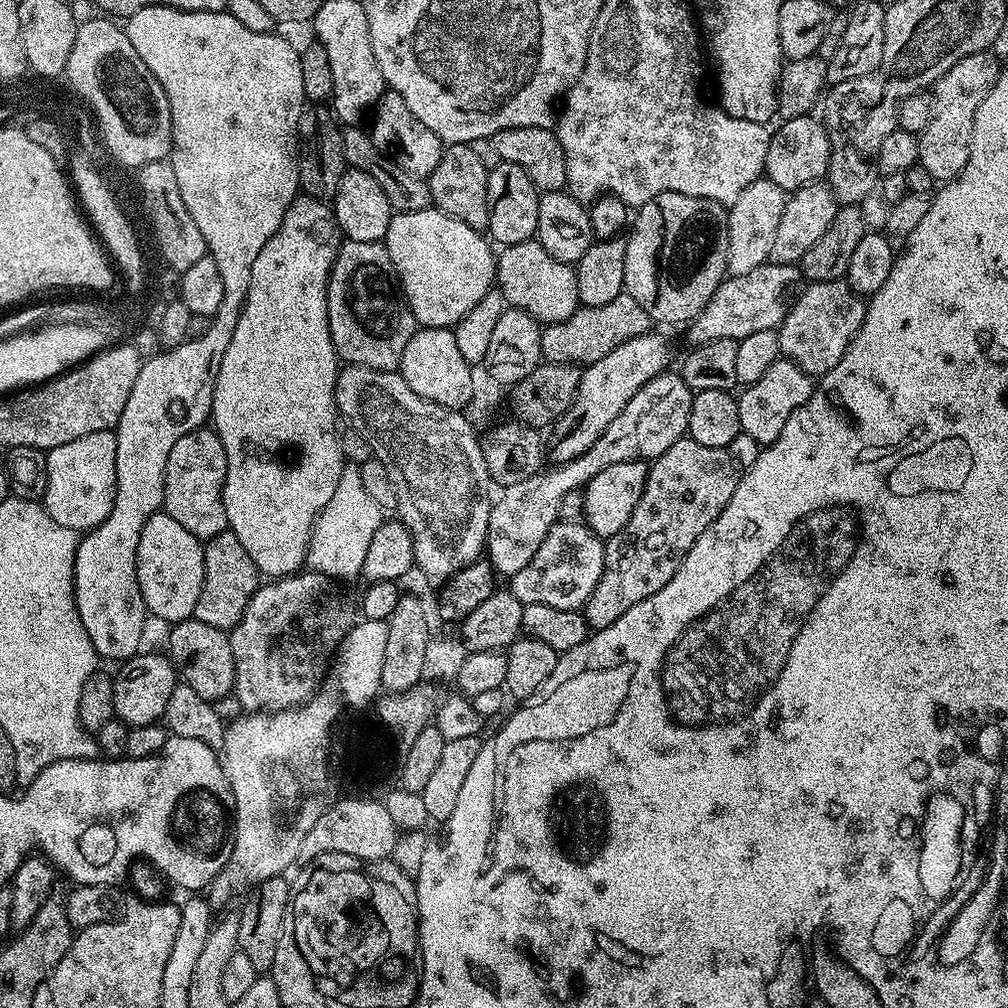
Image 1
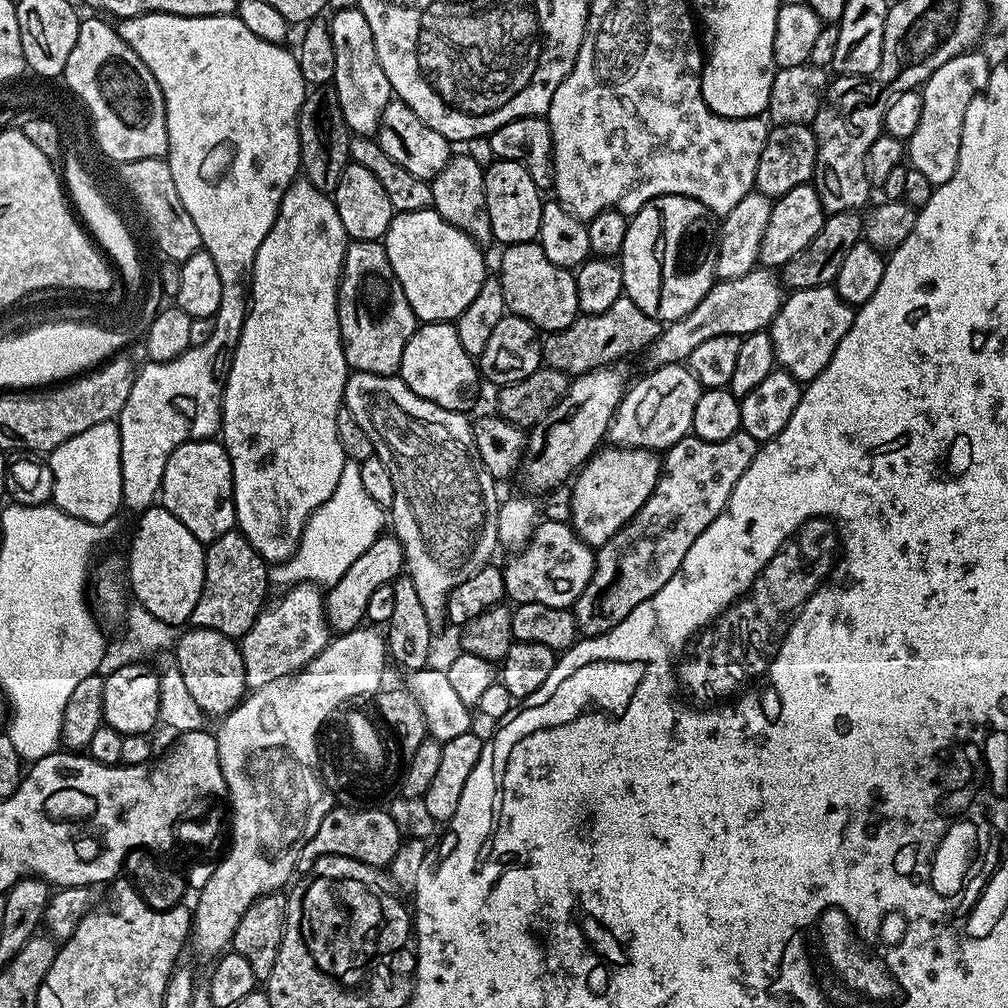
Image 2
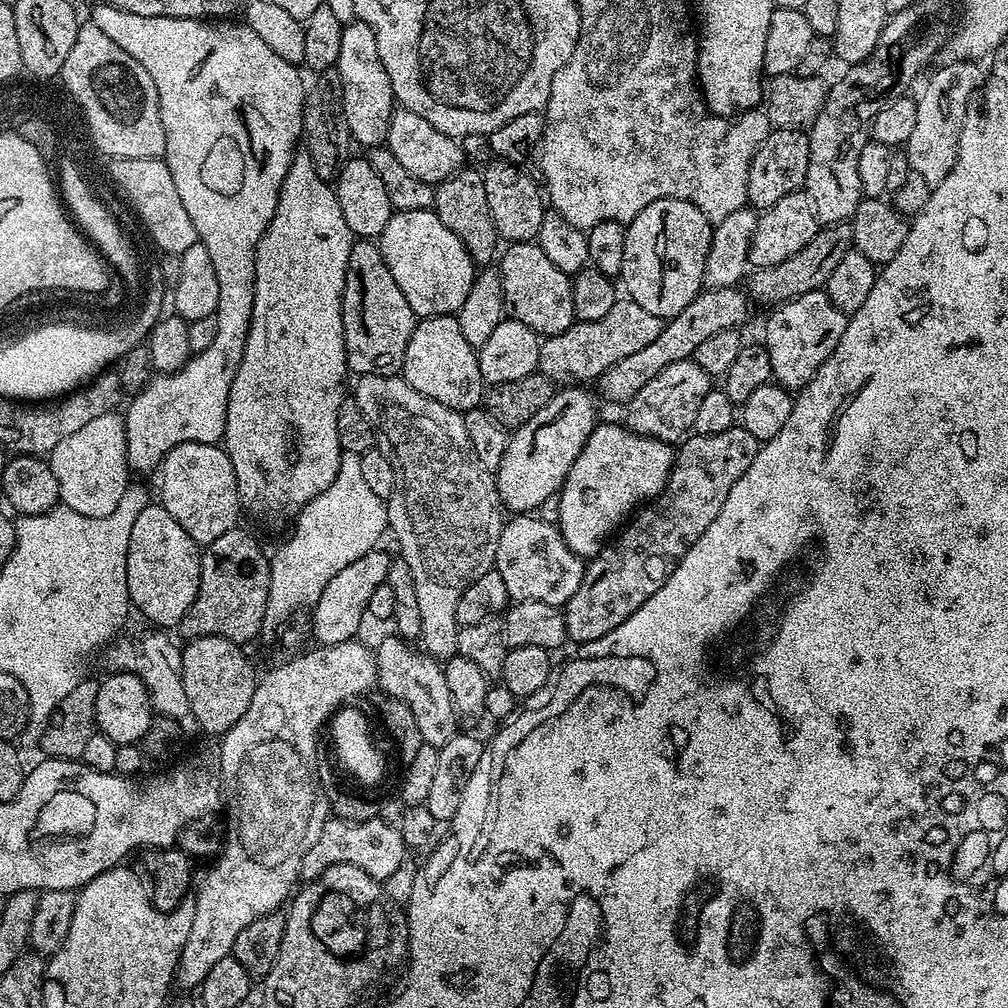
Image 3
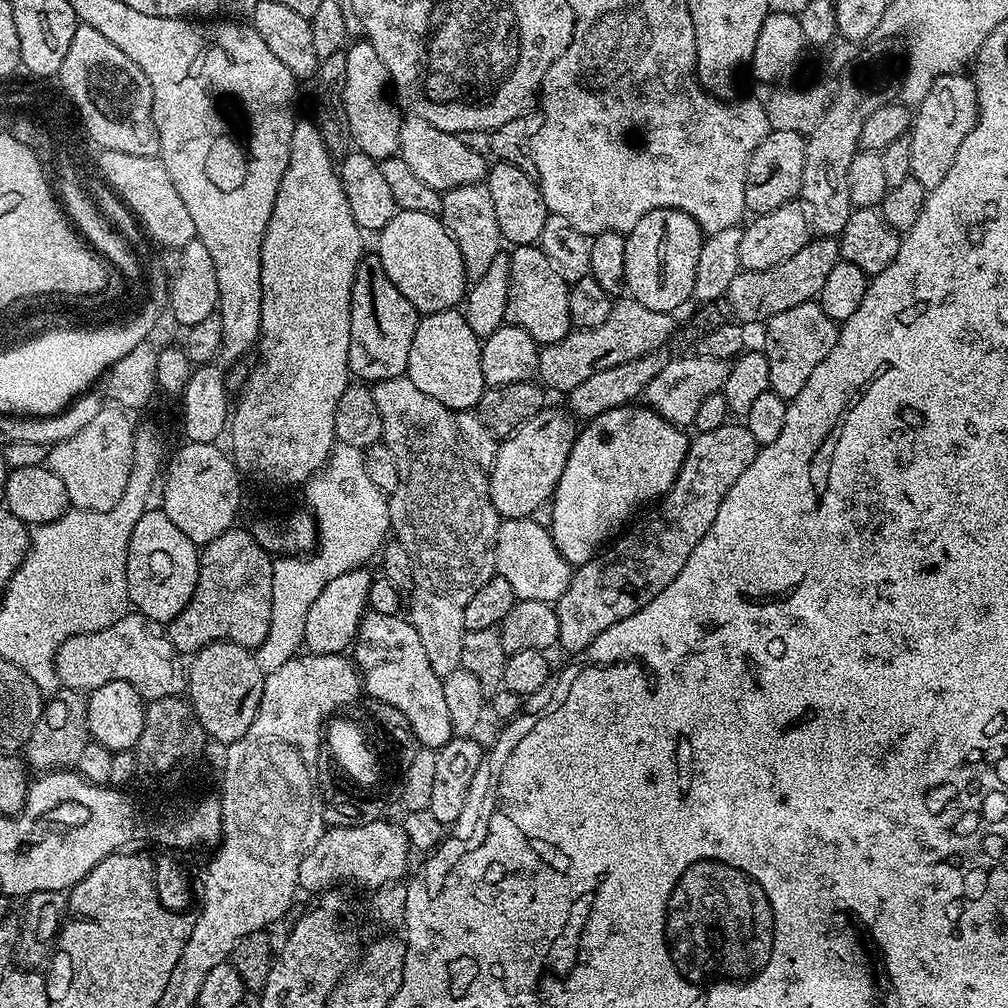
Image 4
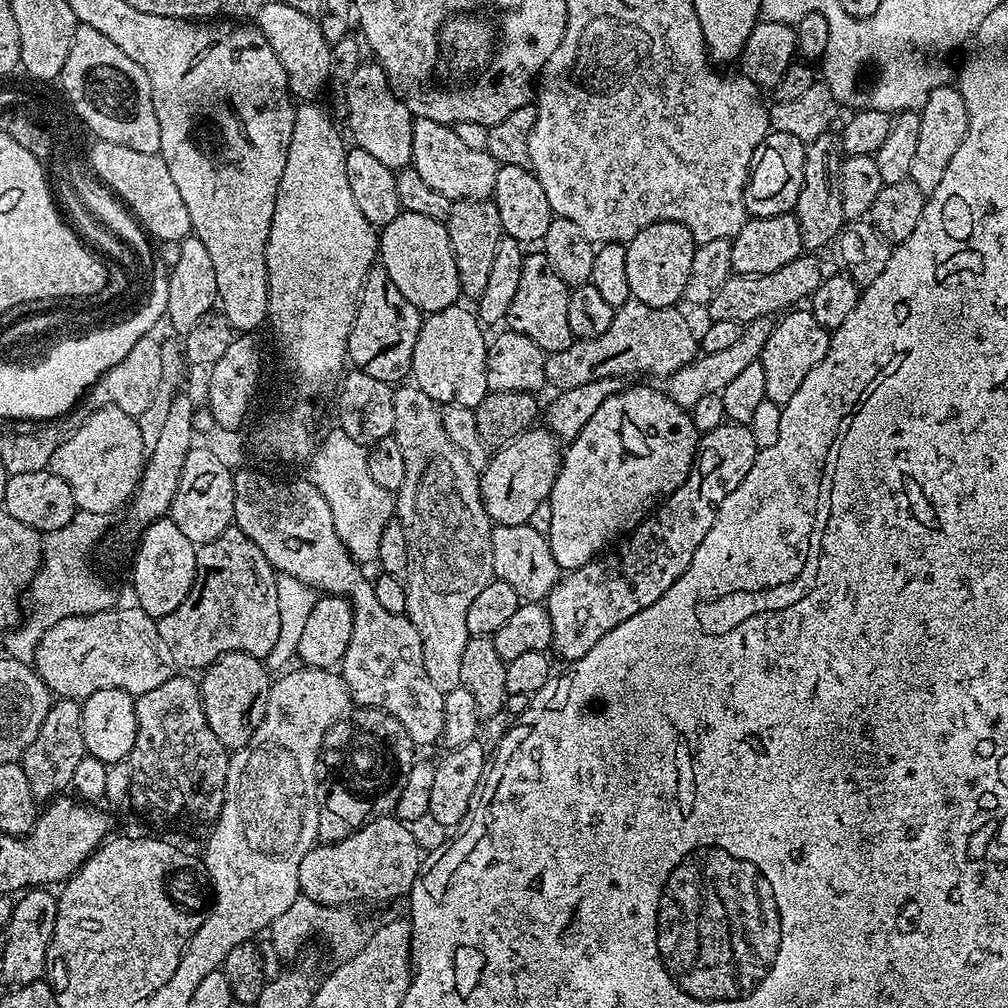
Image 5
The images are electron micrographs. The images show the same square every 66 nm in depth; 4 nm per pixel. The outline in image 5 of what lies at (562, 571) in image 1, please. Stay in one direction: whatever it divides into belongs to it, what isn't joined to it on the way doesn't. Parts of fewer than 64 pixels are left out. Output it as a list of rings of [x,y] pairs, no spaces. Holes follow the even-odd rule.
[[[529,523],[518,526],[497,524],[486,540],[486,551],[490,557],[490,572],[495,579],[510,582],[521,597],[538,602],[547,597],[550,589],[556,585],[562,575],[562,569],[554,562],[554,554],[550,554],[547,535]]]

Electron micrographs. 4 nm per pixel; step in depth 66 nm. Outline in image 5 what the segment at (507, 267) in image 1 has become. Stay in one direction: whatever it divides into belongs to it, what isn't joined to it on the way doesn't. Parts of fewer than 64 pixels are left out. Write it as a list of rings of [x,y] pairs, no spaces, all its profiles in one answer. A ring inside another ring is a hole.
[[[532,251],[525,255],[522,262],[522,279],[518,282],[514,299],[510,301],[506,317],[507,331],[530,338],[530,342],[537,344],[546,354],[566,350],[574,342],[570,324],[566,322],[566,302],[570,289],[562,282],[562,278],[558,278],[558,274],[554,274],[554,266],[550,266],[543,251]]]

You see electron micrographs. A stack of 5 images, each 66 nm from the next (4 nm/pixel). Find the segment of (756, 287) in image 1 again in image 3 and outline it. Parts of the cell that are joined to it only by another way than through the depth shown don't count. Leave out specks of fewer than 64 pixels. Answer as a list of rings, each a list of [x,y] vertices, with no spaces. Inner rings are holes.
[[[739,287],[708,288],[701,291],[700,295],[694,298],[694,302],[686,306],[686,310],[682,310],[665,323],[664,332],[658,334],[658,338],[654,338],[650,346],[630,354],[630,358],[622,358],[622,362],[610,366],[610,370],[606,370],[600,376],[598,387],[601,393],[599,392],[599,395],[601,397],[604,395],[612,404],[627,405],[628,401],[633,400],[638,394],[638,390],[642,390],[642,386],[658,378],[658,374],[662,374],[666,366],[674,362],[690,360],[694,350],[698,350],[698,345],[706,338],[711,338],[721,330],[740,328],[743,320],[748,316],[748,304],[750,305],[749,297]]]

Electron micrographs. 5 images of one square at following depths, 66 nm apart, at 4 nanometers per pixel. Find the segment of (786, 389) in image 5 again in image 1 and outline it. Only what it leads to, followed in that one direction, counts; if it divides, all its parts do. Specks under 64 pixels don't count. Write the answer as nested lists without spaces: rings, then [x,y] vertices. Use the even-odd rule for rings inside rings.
[[[843,279],[809,283],[778,329],[781,357],[794,361],[807,376],[825,376],[842,362],[842,354],[862,326],[865,307],[865,301]]]

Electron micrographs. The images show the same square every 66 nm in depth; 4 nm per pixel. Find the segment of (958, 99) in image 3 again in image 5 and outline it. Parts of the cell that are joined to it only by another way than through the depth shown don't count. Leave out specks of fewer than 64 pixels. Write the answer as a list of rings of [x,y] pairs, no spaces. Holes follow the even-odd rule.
[[[941,86],[936,88],[922,101],[919,109],[920,125],[918,126],[918,147],[914,149],[914,158],[910,165],[908,179],[925,194],[934,190],[938,182],[942,182],[946,174],[946,166],[950,166],[950,158],[954,158],[958,146],[962,146],[962,138],[966,138],[968,129],[968,111],[959,87]]]

